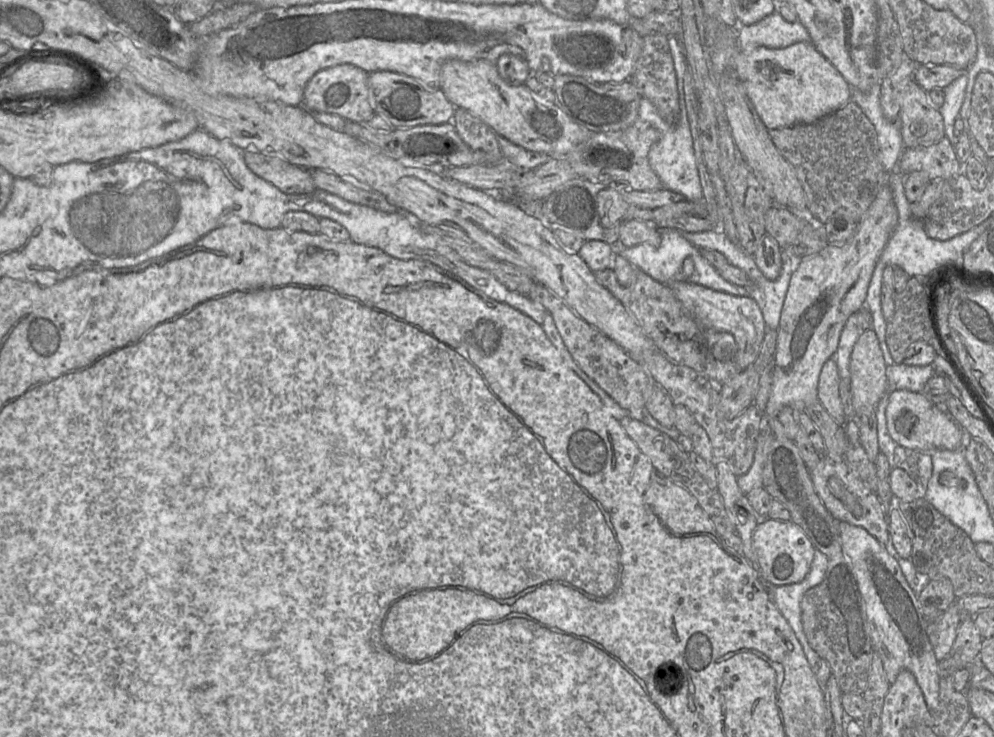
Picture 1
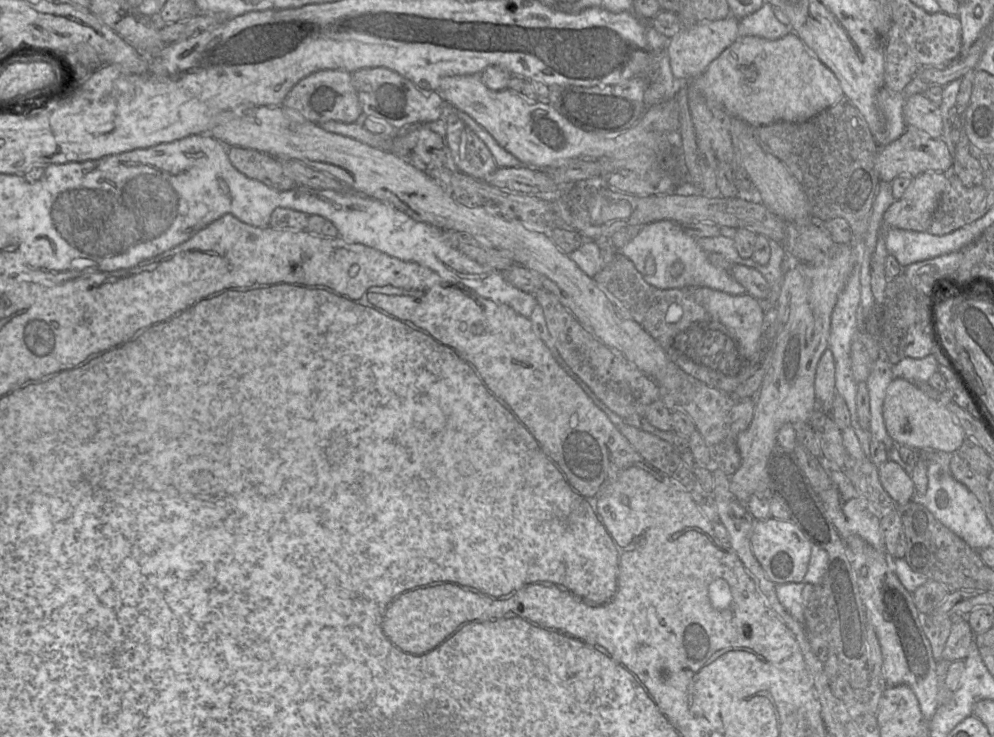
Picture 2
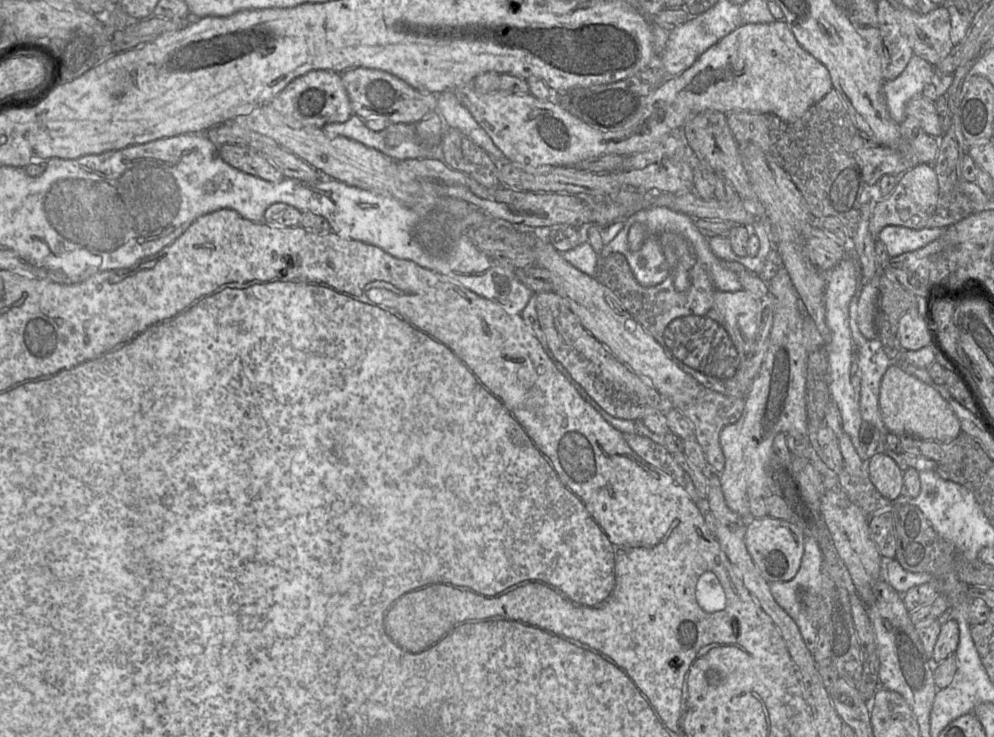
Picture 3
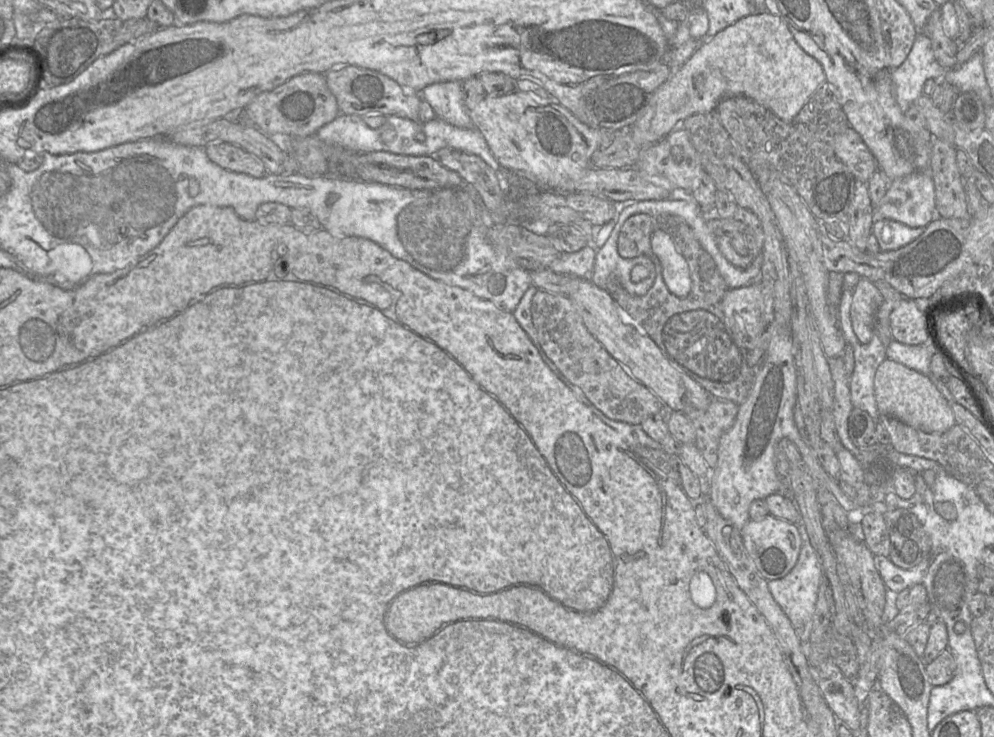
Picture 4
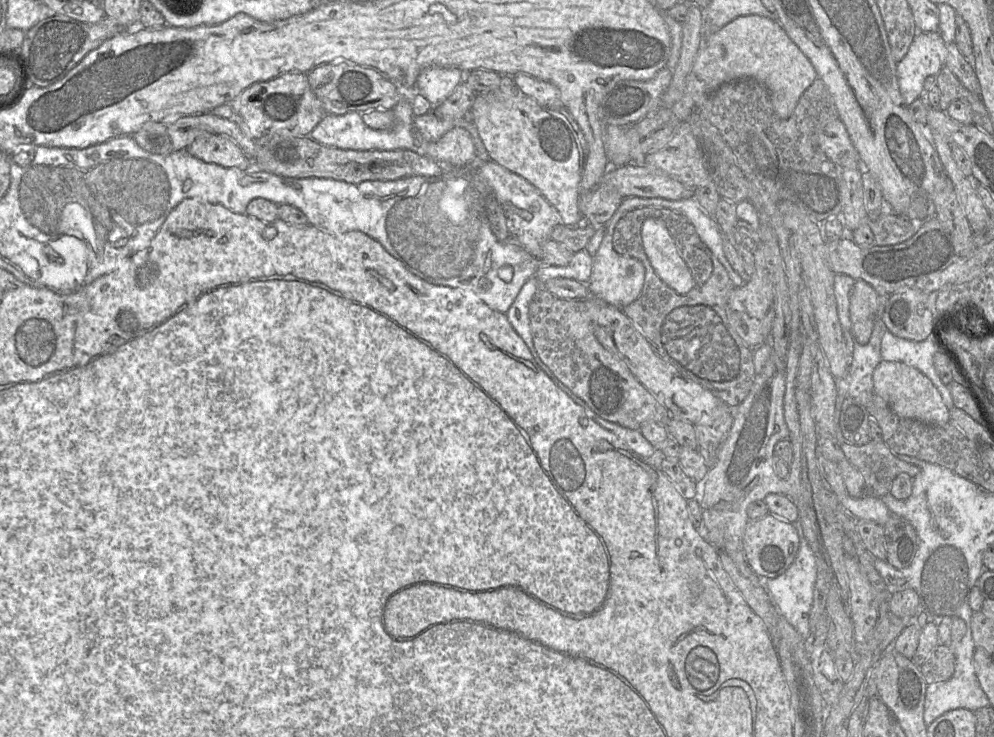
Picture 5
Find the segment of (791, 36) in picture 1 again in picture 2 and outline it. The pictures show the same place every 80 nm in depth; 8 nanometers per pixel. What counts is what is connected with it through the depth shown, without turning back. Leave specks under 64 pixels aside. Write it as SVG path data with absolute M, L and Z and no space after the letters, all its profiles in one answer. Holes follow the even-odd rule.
M767 2L754 13L740 19L738 23L738 37L757 36L776 40L791 32L791 27L783 25L776 18L772 5Z

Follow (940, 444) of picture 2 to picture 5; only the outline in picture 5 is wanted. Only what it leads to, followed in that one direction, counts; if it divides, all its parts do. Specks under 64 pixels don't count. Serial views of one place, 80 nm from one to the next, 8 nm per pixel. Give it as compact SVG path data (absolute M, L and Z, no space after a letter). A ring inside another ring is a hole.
M882 360L873 372L874 393L898 416L941 426L951 421L950 412L933 383L918 369L902 362Z

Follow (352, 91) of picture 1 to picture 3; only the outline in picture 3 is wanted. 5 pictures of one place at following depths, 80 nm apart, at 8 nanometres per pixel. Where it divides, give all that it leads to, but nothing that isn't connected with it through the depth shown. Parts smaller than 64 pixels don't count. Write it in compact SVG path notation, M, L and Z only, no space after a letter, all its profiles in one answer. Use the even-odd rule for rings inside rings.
M328 70L310 71L294 79L265 105L269 105L283 118L283 124L293 129L322 128L330 123L346 122L353 115L341 74Z

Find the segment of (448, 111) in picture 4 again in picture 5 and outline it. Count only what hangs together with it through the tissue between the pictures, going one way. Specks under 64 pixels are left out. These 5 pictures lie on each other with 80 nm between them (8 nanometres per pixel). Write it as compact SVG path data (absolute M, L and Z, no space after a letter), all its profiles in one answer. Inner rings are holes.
M431 66L423 69L416 82L416 91L423 95L432 108L442 103L463 82L465 73L455 67Z

